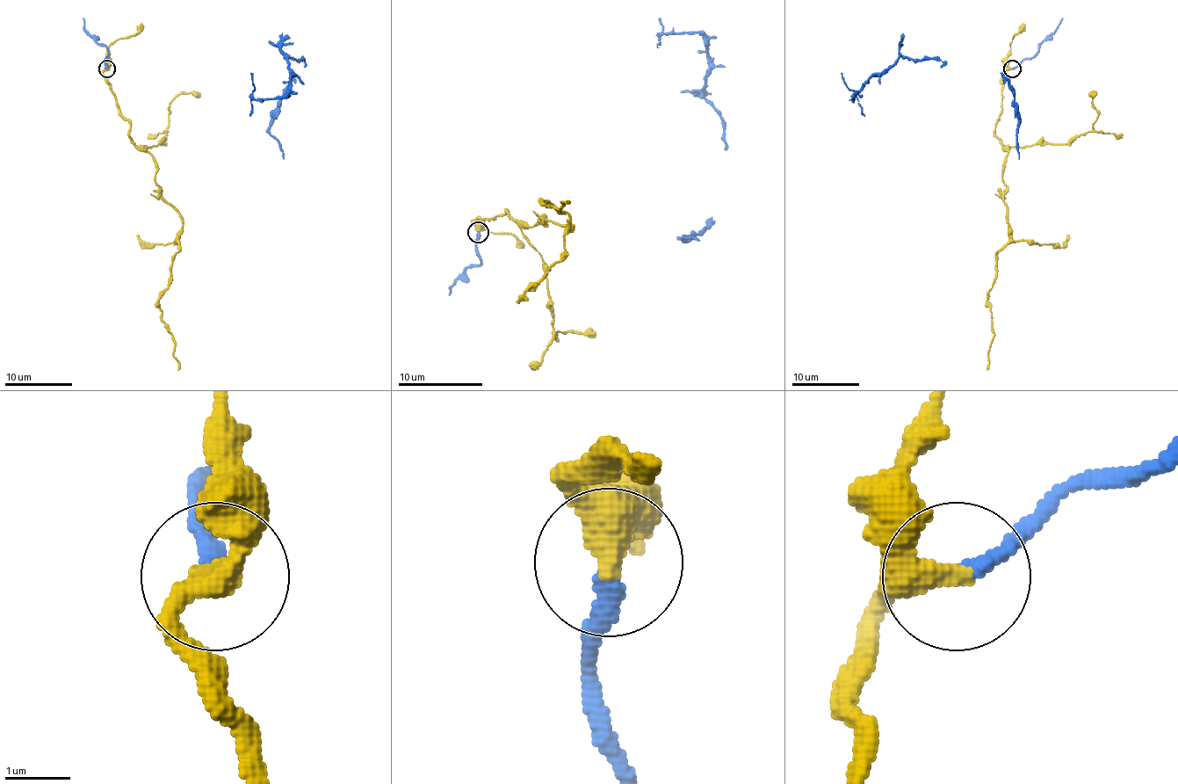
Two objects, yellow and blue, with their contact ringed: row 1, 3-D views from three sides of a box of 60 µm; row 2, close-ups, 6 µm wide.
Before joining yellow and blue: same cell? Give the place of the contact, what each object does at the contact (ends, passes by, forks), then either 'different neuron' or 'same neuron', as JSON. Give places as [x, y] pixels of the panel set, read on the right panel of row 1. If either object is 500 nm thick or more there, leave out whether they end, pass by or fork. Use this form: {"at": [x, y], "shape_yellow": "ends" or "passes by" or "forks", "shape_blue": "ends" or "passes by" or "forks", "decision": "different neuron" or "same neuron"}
{"at": [1012, 68], "shape_yellow": "passes by", "shape_blue": "ends", "decision": "same neuron"}

